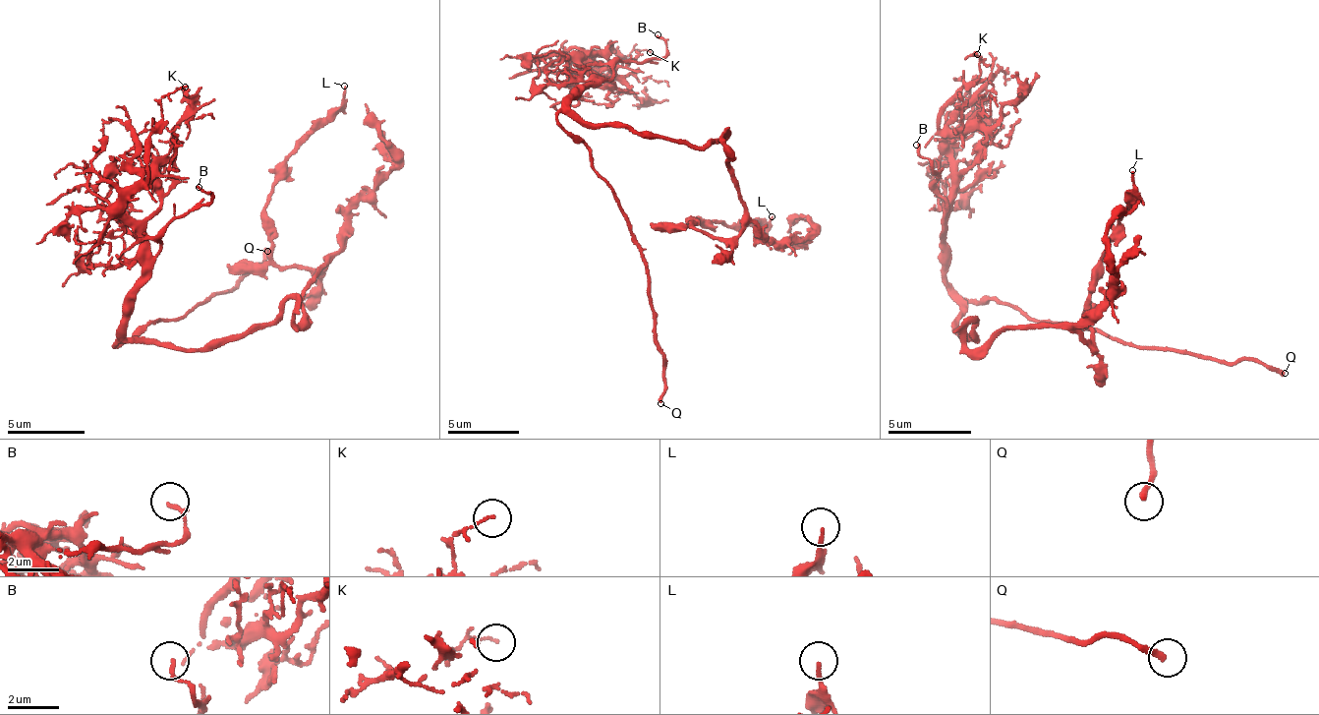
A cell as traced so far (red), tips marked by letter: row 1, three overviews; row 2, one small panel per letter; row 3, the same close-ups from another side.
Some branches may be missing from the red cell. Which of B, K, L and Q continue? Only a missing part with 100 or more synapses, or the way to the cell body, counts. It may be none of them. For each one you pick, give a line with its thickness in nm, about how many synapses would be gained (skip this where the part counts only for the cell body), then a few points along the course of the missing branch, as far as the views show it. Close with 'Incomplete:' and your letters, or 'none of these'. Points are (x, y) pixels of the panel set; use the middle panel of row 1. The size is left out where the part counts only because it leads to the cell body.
Q: 240 nm
Incomplete: Q

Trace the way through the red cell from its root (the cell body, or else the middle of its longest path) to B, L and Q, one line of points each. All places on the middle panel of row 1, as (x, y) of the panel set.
B: (662, 139), (584, 123), (571, 105), (576, 89), (610, 79), (620, 60), (662, 59), (667, 49), (658, 34)
L: (662, 139), (700, 146), (723, 136), (742, 225), (730, 239), (693, 229), (691, 217), (729, 226), (772, 216)
Q: (662, 139), (559, 115), (612, 191), (644, 264), (665, 363), (660, 403)

